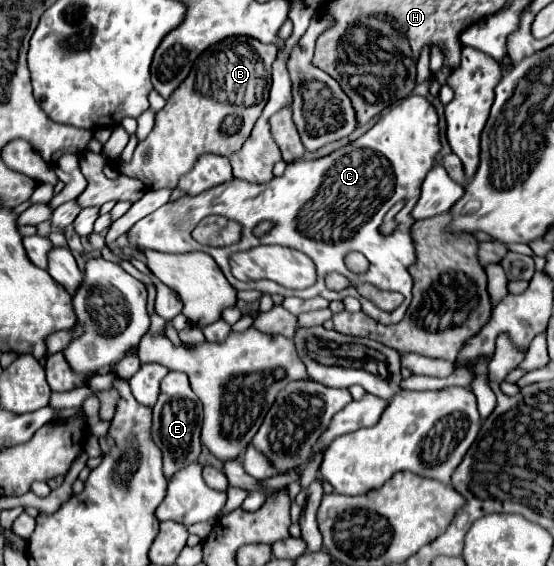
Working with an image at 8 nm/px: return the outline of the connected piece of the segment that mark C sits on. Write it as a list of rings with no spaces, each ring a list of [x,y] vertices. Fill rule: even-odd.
[[[409,96],[399,106],[381,116],[381,120],[367,134],[331,152],[329,156],[317,160],[297,160],[293,164],[288,164],[283,176],[275,176],[267,184],[249,184],[243,180],[231,180],[213,186],[197,196],[181,196],[177,200],[169,200],[149,216],[141,218],[127,232],[127,238],[129,244],[137,246],[139,250],[157,250],[167,254],[205,252],[217,262],[217,266],[223,270],[225,278],[235,290],[259,290],[265,294],[283,294],[297,298],[323,296],[327,300],[345,300],[347,296],[355,296],[361,302],[363,312],[369,314],[373,320],[381,324],[397,324],[403,320],[413,296],[411,294],[413,280],[407,270],[415,260],[413,240],[409,236],[413,218],[409,216],[409,212],[419,196],[421,182],[433,168],[439,150],[441,142],[439,142],[435,108],[423,96]],[[401,200],[405,202],[405,206],[395,216],[397,228],[389,236],[381,236],[377,228],[385,212]],[[209,214],[219,214],[225,216],[227,220],[241,224],[241,240],[237,244],[223,248],[197,244],[191,238],[191,230],[203,216]],[[259,222],[273,222],[273,228],[263,236],[255,236],[253,228]],[[261,244],[289,246],[307,254],[317,268],[317,282],[305,290],[289,290],[269,280],[237,282],[229,272],[229,256],[233,252],[249,250]],[[349,252],[361,252],[369,260],[367,272],[355,274],[345,266],[343,260]],[[329,272],[339,272],[353,282],[357,280],[369,282],[379,290],[401,292],[405,300],[397,310],[385,312],[371,300],[359,296],[353,286],[341,292],[327,290],[323,278]]]

